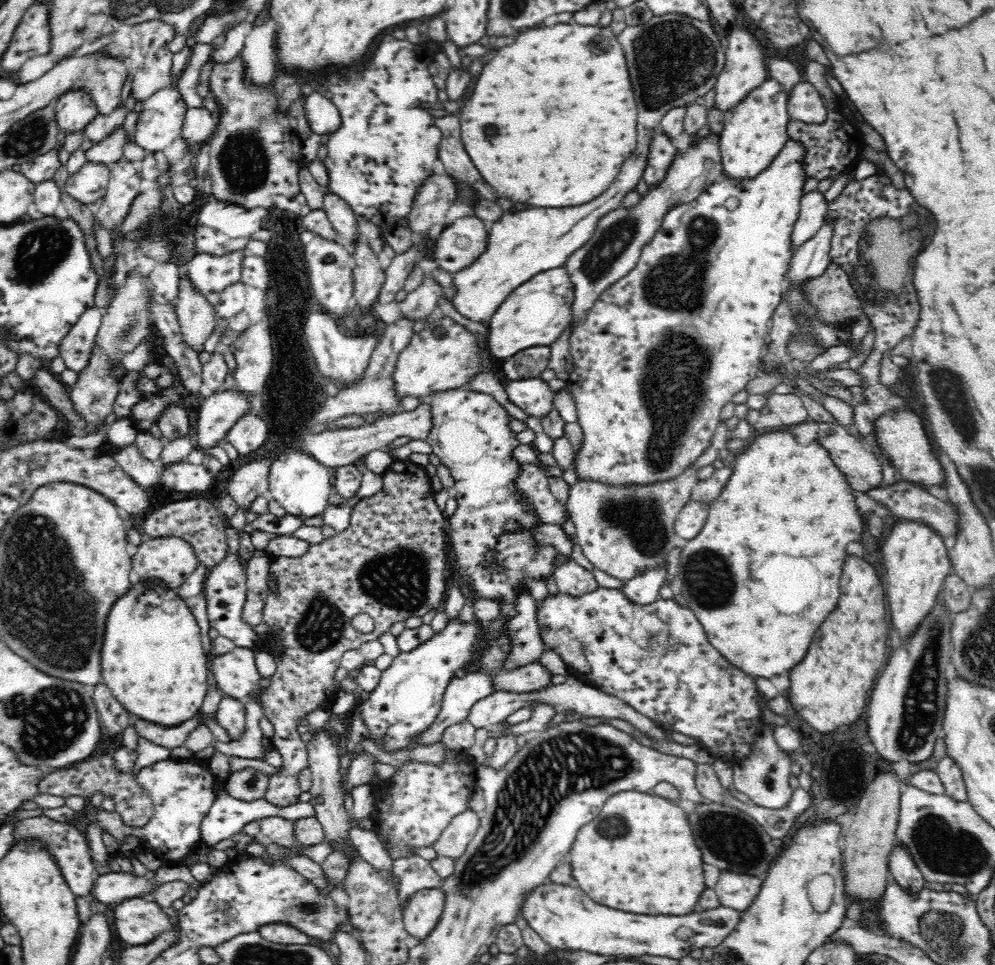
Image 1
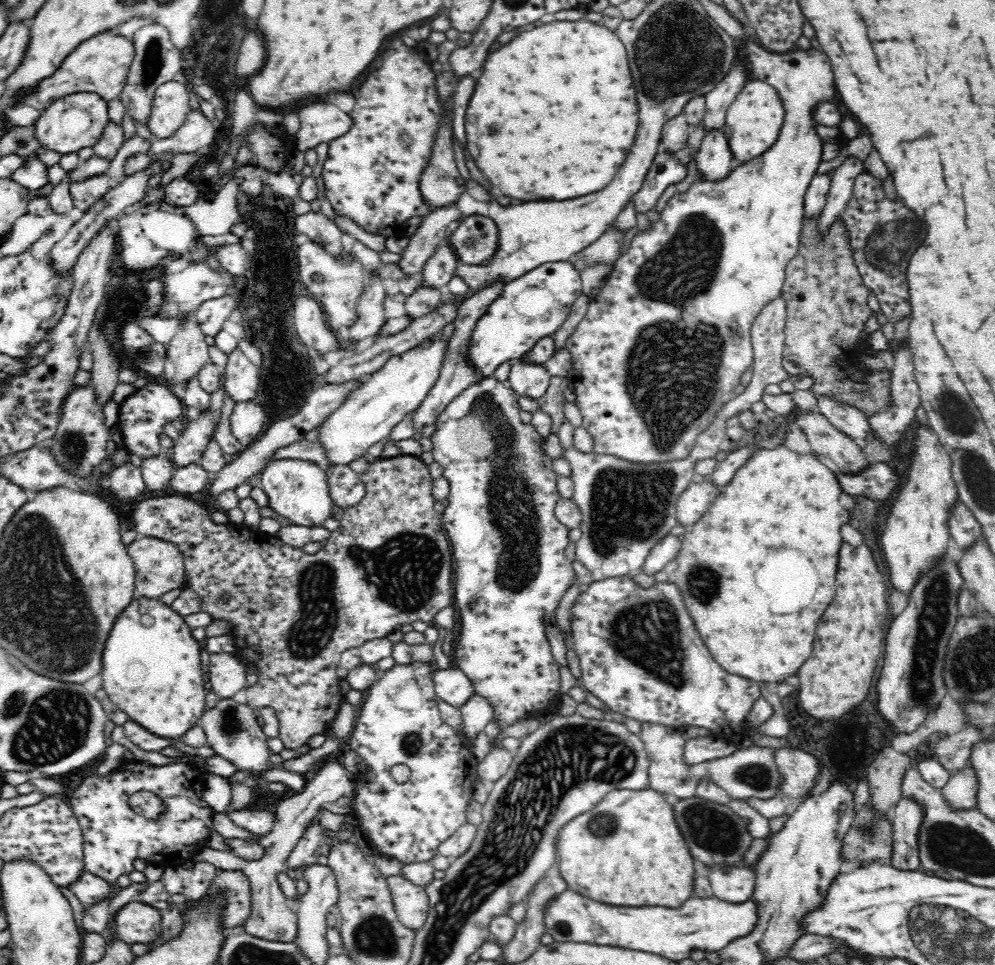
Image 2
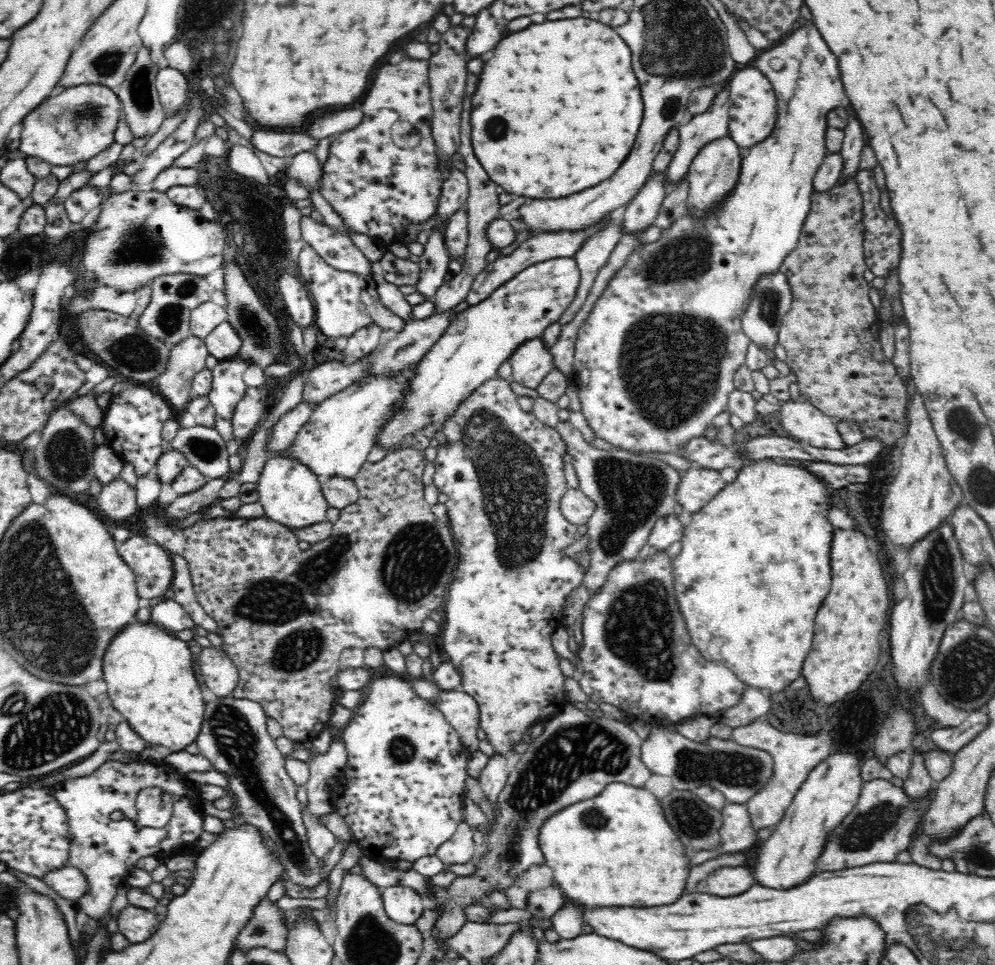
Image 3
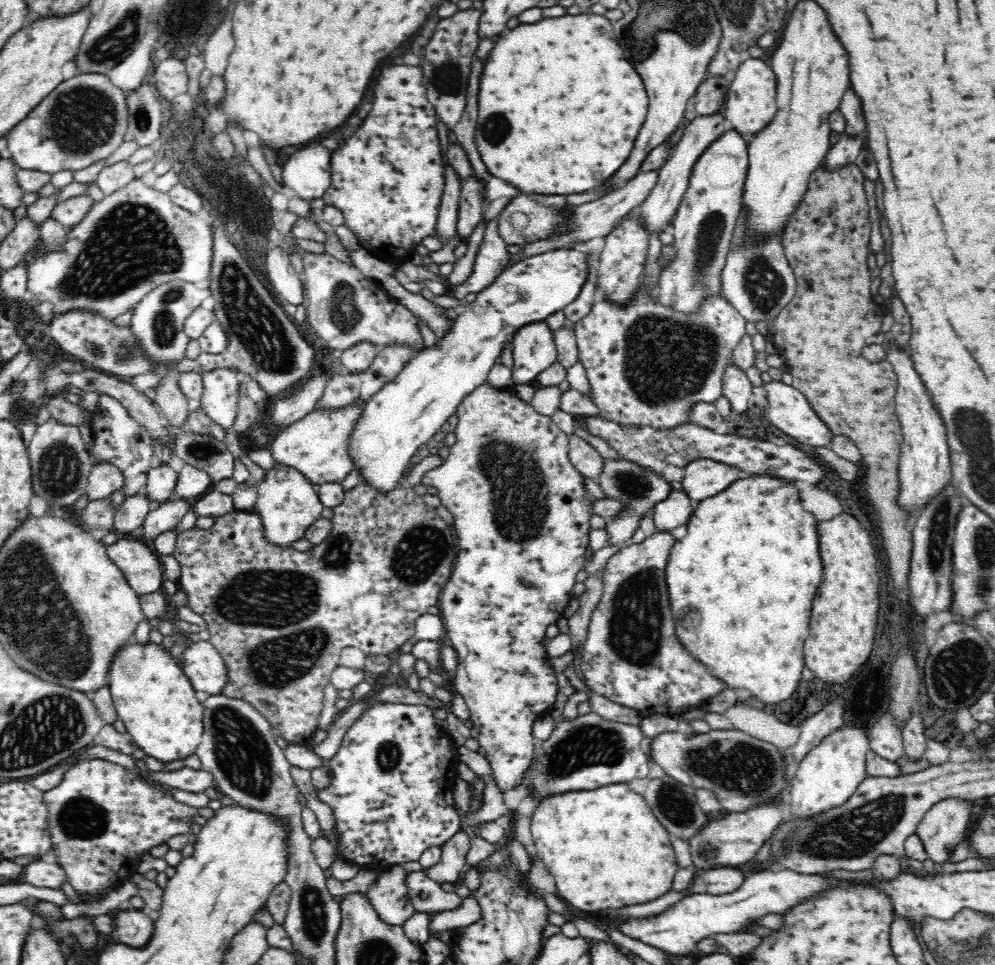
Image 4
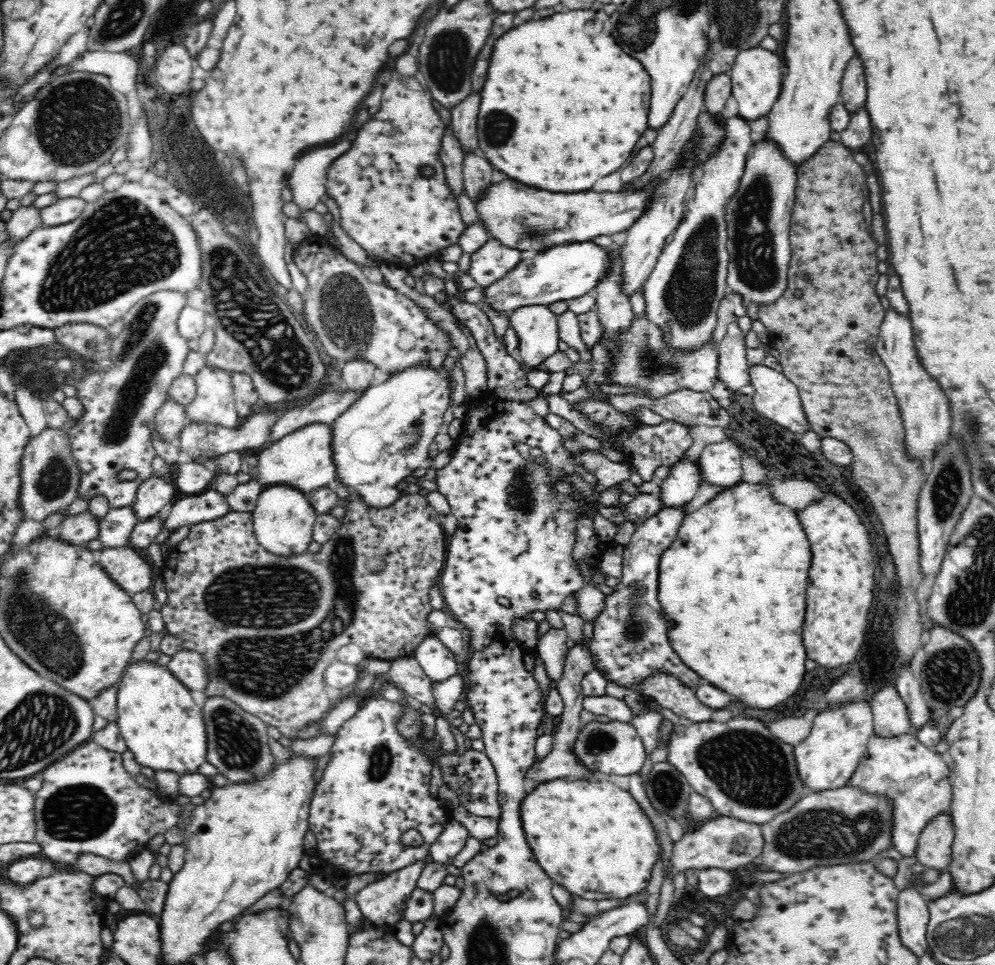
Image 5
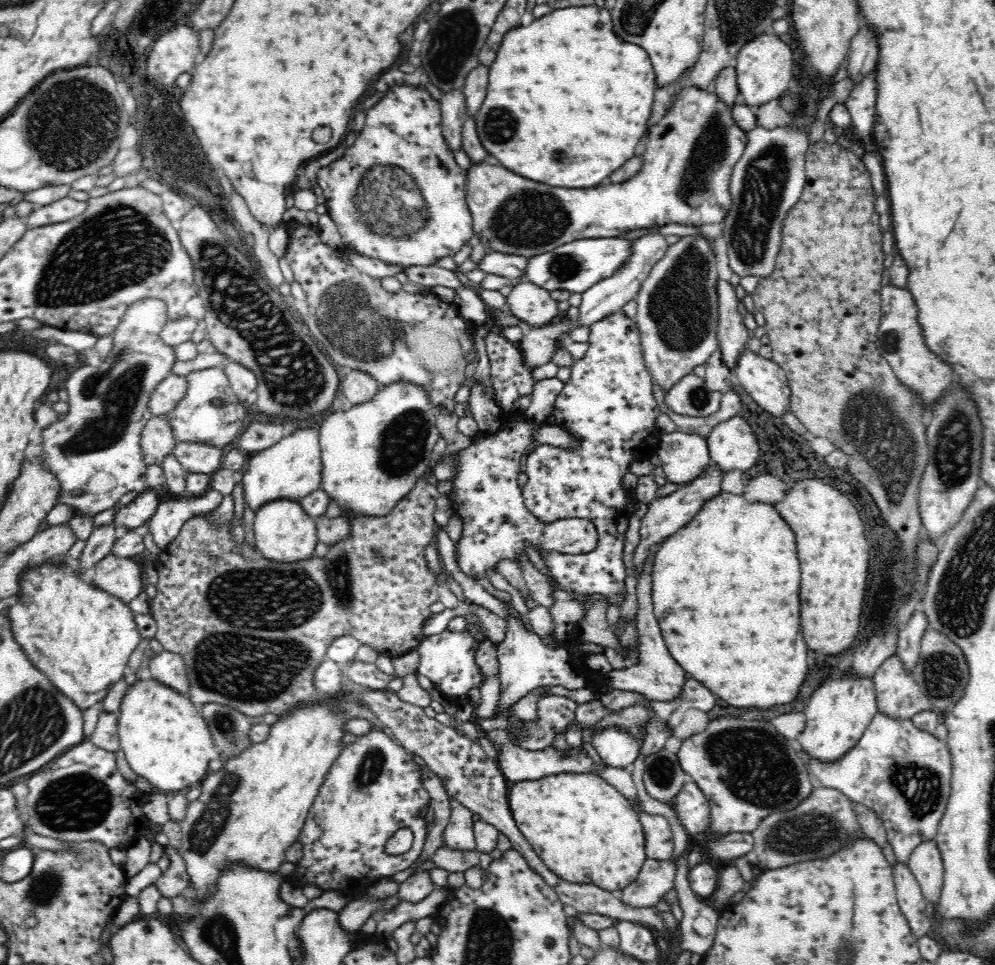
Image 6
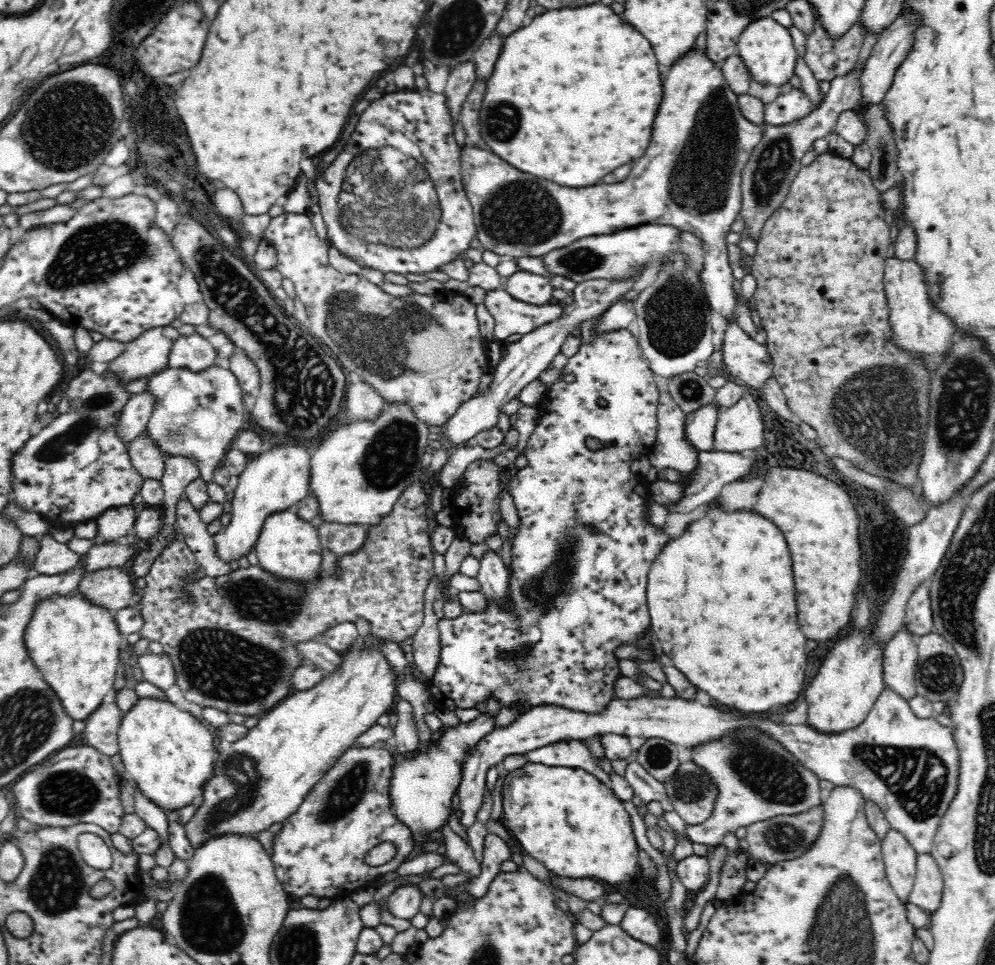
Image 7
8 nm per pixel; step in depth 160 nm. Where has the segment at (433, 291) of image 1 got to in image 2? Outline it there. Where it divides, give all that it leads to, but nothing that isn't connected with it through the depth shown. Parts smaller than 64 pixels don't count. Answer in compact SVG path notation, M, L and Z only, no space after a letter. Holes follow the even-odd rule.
M450 243L444 244L425 262L419 275L419 284L447 292L447 284L459 265Z

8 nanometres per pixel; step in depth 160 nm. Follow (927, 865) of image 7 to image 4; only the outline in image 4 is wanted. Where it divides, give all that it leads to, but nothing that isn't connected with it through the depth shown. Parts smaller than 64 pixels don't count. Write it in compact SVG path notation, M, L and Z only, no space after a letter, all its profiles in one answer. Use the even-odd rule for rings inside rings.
M952 798L940 800L932 805L927 814L920 821L915 832L924 843L924 848L930 858L930 863L946 863L951 856L951 852L962 838L965 837L967 826L972 816L976 812L976 801L966 800L965 798Z

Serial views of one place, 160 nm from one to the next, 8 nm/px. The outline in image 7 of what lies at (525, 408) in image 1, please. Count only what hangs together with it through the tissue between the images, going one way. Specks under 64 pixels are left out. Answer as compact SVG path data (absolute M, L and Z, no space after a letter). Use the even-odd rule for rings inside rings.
M519 270L506 279L503 287L514 299L532 305L542 306L554 301L551 280L542 275Z

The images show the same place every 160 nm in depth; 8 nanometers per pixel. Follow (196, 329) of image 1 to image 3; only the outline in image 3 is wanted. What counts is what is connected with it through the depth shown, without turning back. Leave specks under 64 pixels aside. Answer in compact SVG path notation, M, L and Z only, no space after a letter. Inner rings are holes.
M190 335L170 346L168 366L160 378L156 378L156 390L169 401L177 415L185 411L192 392L192 380L197 372L206 369L206 357L209 355L206 343L202 338Z

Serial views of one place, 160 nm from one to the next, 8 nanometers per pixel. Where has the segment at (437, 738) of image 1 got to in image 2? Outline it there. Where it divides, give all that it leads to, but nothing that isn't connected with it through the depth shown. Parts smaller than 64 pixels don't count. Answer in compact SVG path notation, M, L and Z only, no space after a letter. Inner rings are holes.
M452 666L449 669L438 669L433 676L435 691L438 698L460 708L464 706L469 698L475 694L475 688L467 674Z

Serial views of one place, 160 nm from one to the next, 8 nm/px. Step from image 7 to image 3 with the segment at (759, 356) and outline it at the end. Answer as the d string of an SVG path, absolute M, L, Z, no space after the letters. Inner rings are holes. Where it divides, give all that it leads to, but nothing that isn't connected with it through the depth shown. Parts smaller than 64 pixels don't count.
M793 400L779 403L778 411L782 417L782 426L795 440L815 448L846 452L848 445L844 443L835 420L811 403Z

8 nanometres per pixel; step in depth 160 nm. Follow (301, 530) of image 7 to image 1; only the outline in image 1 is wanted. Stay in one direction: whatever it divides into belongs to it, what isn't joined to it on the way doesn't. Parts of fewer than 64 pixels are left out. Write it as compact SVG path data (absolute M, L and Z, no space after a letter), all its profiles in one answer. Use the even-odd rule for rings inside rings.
M291 448L284 450L279 456L274 456L270 468L268 468L268 496L277 500L287 514L312 518L323 514L327 507L328 497L331 495L331 472L314 456Z

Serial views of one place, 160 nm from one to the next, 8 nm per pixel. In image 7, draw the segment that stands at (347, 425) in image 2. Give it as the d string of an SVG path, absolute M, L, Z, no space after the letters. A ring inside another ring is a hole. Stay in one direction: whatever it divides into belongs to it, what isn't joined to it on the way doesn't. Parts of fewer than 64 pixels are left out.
M282 444L259 454L239 474L238 486L231 503L230 526L213 536L218 556L226 562L238 560L255 548L264 520L277 511L295 507L295 504L311 494L312 449L302 444Z

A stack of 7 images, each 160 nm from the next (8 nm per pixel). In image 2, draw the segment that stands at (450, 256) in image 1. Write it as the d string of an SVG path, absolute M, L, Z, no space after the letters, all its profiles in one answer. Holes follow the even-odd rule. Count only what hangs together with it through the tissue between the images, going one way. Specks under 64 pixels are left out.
M463 217L446 241L454 249L460 265L482 264L498 248L498 227L490 217Z

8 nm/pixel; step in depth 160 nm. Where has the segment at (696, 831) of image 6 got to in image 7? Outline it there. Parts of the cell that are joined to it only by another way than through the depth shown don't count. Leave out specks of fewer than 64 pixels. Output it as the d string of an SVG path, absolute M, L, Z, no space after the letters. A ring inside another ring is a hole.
M681 763L675 777L665 787L674 810L687 825L702 824L710 818L718 790L696 763Z

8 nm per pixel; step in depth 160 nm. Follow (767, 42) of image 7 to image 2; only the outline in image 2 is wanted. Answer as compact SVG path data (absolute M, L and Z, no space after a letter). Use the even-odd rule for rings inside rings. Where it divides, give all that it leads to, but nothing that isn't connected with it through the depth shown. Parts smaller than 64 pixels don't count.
M752 78L736 96L725 116L723 133L727 136L732 158L747 163L763 155L775 142L784 124L786 114L779 92L767 82Z

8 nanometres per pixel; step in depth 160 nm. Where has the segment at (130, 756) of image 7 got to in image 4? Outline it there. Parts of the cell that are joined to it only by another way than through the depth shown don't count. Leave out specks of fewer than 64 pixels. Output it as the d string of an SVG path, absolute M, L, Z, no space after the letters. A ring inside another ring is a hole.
M131 640L120 650L116 650L112 663L108 666L108 674L110 675L109 691L118 718L125 724L127 733L136 746L142 748L152 758L167 763L188 758L190 754L195 753L204 732L203 703L198 701L190 679L169 650L150 640L142 643Z

